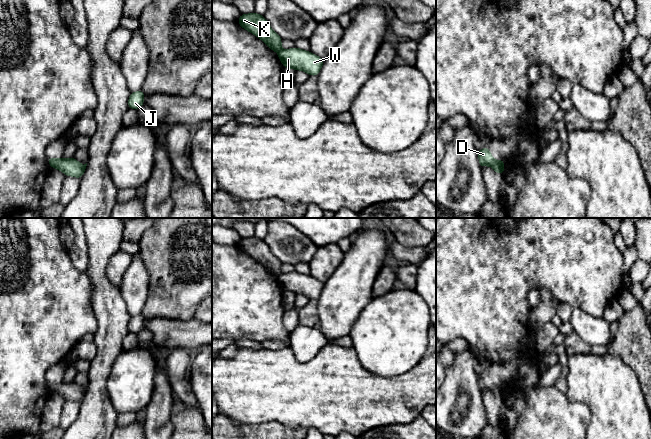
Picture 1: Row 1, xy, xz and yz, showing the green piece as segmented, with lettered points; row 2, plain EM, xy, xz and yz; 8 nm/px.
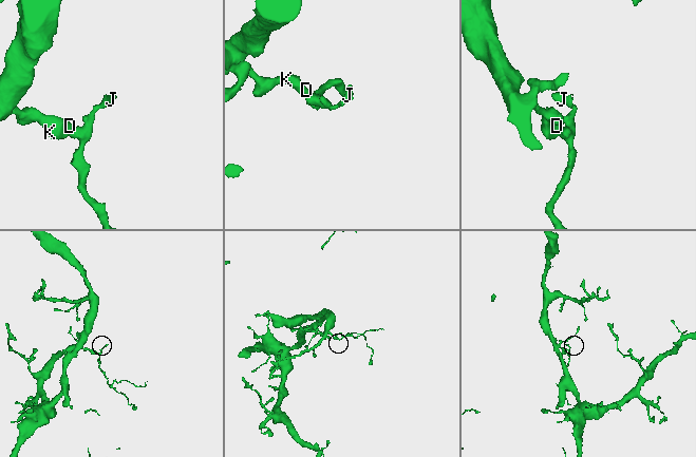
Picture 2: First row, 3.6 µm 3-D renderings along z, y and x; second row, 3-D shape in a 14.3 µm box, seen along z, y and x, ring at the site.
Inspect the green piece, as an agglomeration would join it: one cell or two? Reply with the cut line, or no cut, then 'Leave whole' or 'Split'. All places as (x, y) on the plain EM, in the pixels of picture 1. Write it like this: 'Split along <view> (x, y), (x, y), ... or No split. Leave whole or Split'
Split along xy (60, 383), (54, 391). Split

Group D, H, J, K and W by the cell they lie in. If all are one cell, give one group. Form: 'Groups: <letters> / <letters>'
Groups: D K / H J W

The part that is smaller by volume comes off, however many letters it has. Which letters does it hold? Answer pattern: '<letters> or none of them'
H, J, W

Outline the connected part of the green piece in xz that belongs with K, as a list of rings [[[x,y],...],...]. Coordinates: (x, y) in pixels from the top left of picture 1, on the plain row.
[[[255,236],[241,238],[237,246],[242,252],[260,262],[271,274],[277,277],[282,274],[282,262],[272,254],[263,239]]]

